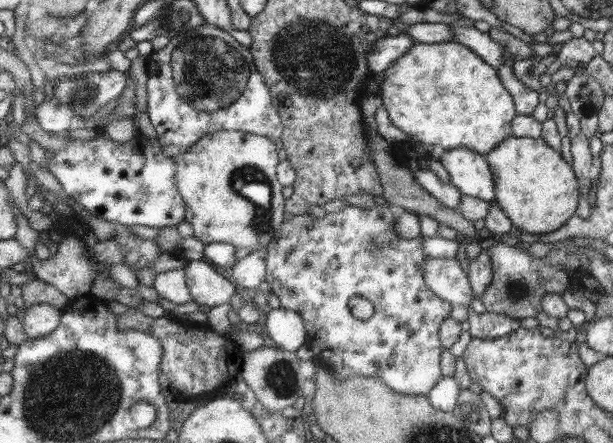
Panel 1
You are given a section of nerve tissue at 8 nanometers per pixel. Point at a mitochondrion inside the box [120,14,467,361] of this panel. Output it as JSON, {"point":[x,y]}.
{"point":[207,71]}

